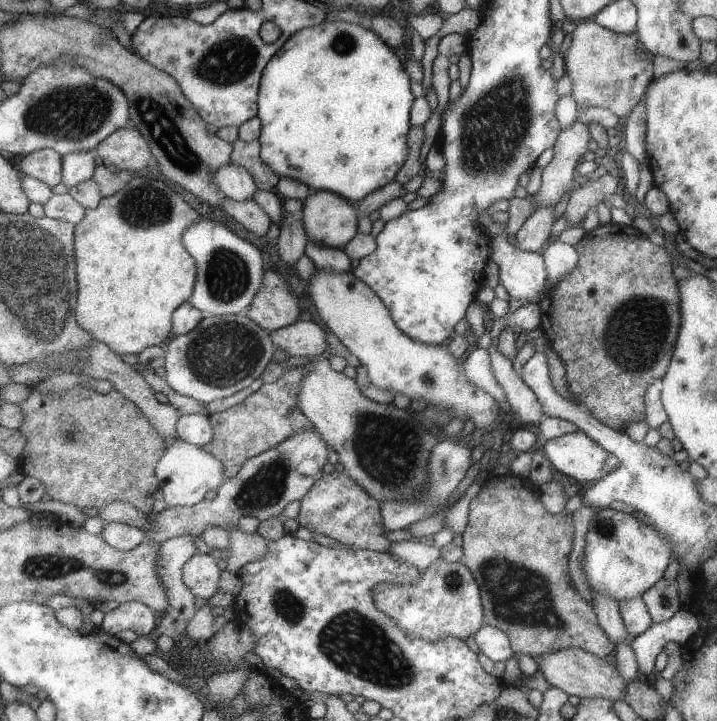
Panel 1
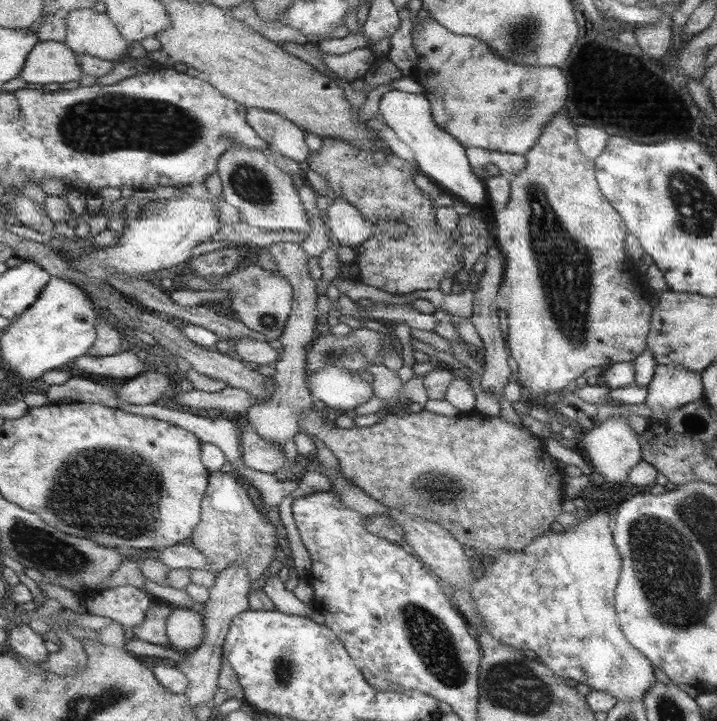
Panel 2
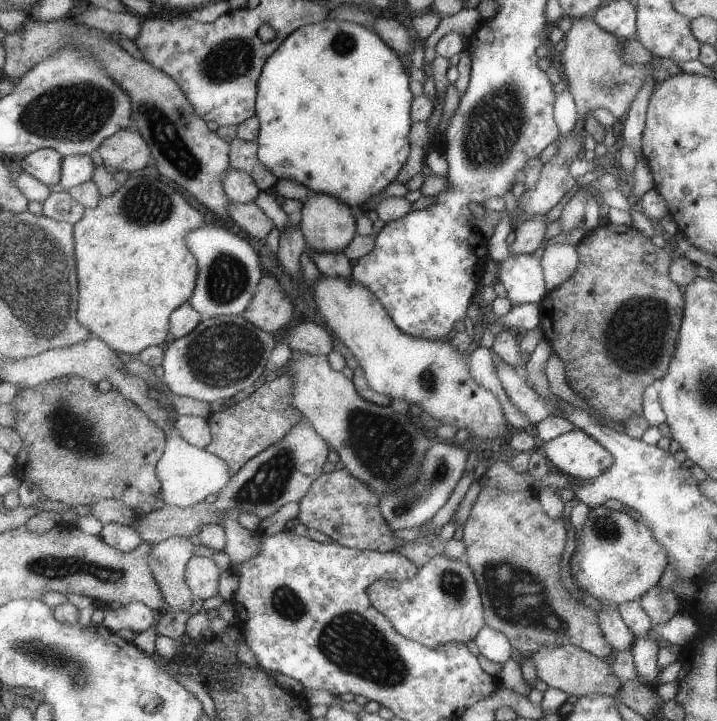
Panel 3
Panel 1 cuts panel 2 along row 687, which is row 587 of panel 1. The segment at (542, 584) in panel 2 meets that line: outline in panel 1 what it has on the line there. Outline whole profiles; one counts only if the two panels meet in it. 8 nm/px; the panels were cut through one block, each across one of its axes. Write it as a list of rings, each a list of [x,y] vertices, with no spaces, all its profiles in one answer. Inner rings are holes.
[[[610,508],[596,509],[586,534],[584,548],[584,576],[591,592],[606,592],[614,600],[637,598],[662,579],[666,566],[670,564],[670,544],[658,536],[658,532],[636,516]]]

